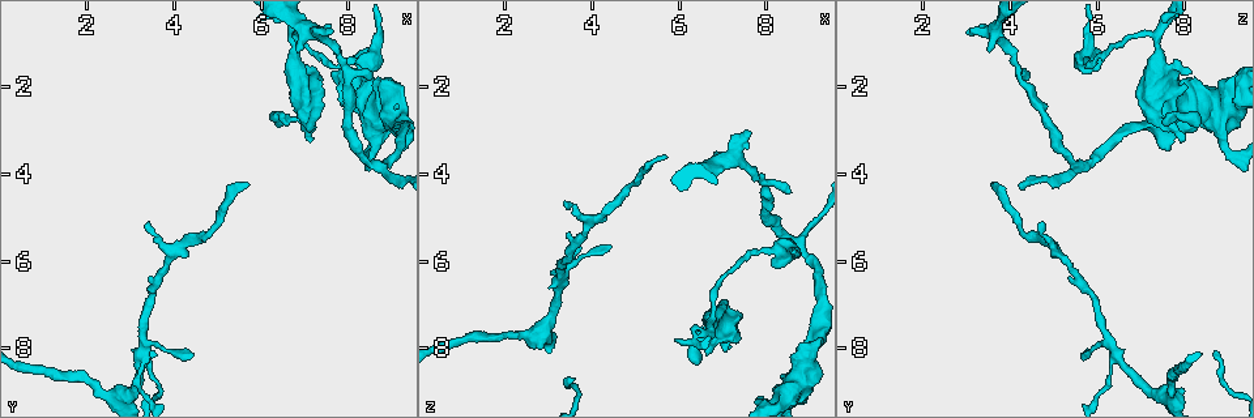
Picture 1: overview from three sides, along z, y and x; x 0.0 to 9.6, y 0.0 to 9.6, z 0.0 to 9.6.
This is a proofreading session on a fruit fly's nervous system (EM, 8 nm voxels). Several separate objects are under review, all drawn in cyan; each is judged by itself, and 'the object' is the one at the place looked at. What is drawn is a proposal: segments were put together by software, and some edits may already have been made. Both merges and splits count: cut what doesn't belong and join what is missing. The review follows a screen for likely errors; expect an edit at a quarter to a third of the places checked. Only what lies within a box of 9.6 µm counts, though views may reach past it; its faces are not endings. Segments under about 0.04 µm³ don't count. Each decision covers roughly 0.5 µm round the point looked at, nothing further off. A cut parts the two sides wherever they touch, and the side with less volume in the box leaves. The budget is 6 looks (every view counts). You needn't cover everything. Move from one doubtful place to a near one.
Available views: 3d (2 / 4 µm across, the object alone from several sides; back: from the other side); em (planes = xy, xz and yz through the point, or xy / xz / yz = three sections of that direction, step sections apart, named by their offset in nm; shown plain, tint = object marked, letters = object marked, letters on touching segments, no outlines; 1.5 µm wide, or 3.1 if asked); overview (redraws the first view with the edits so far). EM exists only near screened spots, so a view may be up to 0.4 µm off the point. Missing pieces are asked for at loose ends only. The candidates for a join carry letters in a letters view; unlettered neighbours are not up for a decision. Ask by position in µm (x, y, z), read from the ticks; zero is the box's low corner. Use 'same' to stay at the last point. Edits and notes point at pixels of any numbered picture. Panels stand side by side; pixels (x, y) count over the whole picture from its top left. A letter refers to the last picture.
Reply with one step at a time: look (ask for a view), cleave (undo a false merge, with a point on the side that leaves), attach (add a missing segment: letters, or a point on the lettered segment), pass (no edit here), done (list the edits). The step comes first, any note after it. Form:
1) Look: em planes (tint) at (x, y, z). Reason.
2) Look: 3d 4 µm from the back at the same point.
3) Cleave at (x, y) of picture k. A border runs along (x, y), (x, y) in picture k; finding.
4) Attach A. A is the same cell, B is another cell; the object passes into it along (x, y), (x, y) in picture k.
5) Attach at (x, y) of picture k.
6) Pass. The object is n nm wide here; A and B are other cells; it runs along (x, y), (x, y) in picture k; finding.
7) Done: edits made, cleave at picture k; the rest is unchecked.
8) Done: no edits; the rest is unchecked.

Look: 3d 2 µm at (6.85, 1.10, 3.55). An open end.

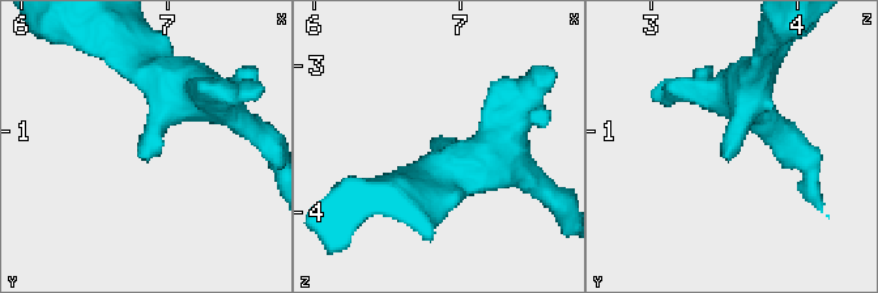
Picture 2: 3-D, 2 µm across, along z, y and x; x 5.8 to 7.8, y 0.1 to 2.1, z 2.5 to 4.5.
Look: em planes (letters) at (6.80, 1.12, 3.54).

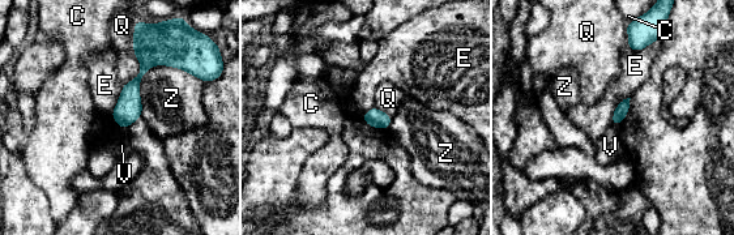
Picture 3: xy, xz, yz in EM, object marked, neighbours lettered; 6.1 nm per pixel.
Pass. The longest contact is with Z, 440 nm; C, E, Q, V and Z are other cells; no lettered segment goes on from it.

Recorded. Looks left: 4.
Look: 3d 4 µm from the back at (6.60, 1.70, 8.05). Branch stops here.

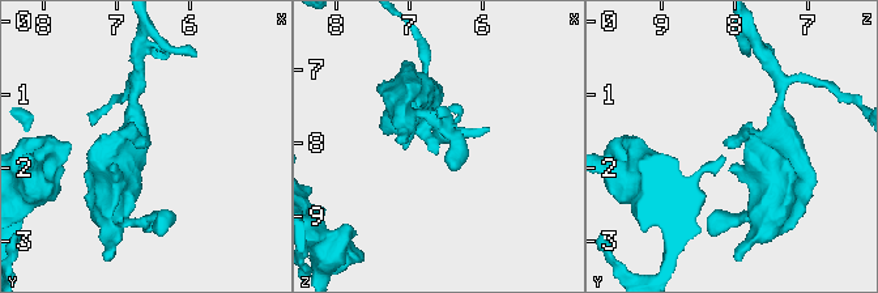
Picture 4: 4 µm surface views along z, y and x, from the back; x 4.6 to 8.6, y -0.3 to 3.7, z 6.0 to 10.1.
Look: em xz step 4 (letters) at (6.60, 1.70, 8.10).

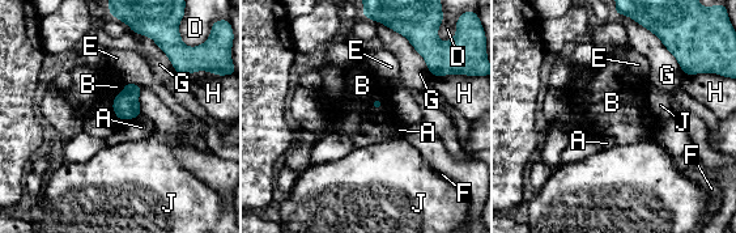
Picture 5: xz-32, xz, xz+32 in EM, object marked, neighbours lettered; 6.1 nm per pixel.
Pass. A, B, D, E, F, G, H and J are other cells; no lettered segment goes on from it.

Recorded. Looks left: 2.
Look: 3d 2 µm at (3.35, 8.20, 6.50). Arms part here.

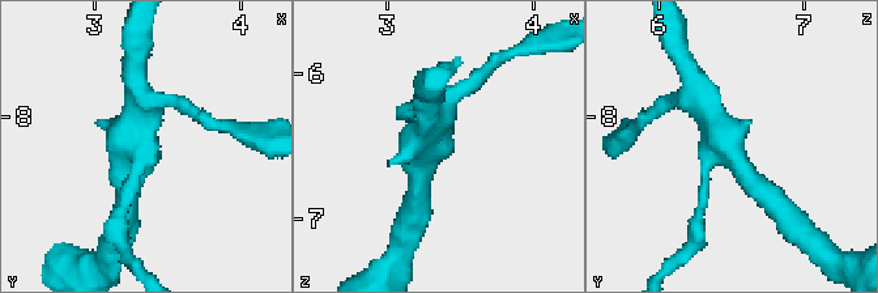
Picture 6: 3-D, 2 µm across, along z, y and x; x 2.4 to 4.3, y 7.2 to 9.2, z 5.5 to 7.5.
Look: em planes (letters) at (3.28, 8.22, 6.46). Need the tissue.

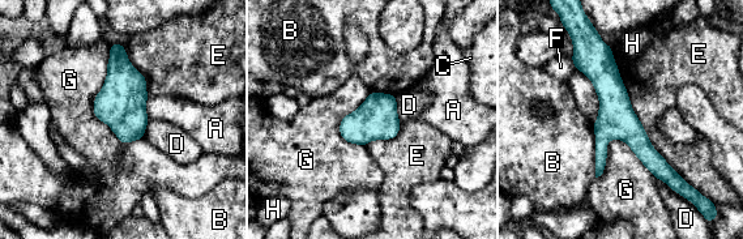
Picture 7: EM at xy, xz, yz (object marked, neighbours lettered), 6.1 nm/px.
Pass. A, B, C, D, E, F, G and H are other cells; it runs along (596, 48), (615, 116), (673, 182) in picture 7; all the same neuron.

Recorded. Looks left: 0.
Done: no edits; the rest is unchecked.

